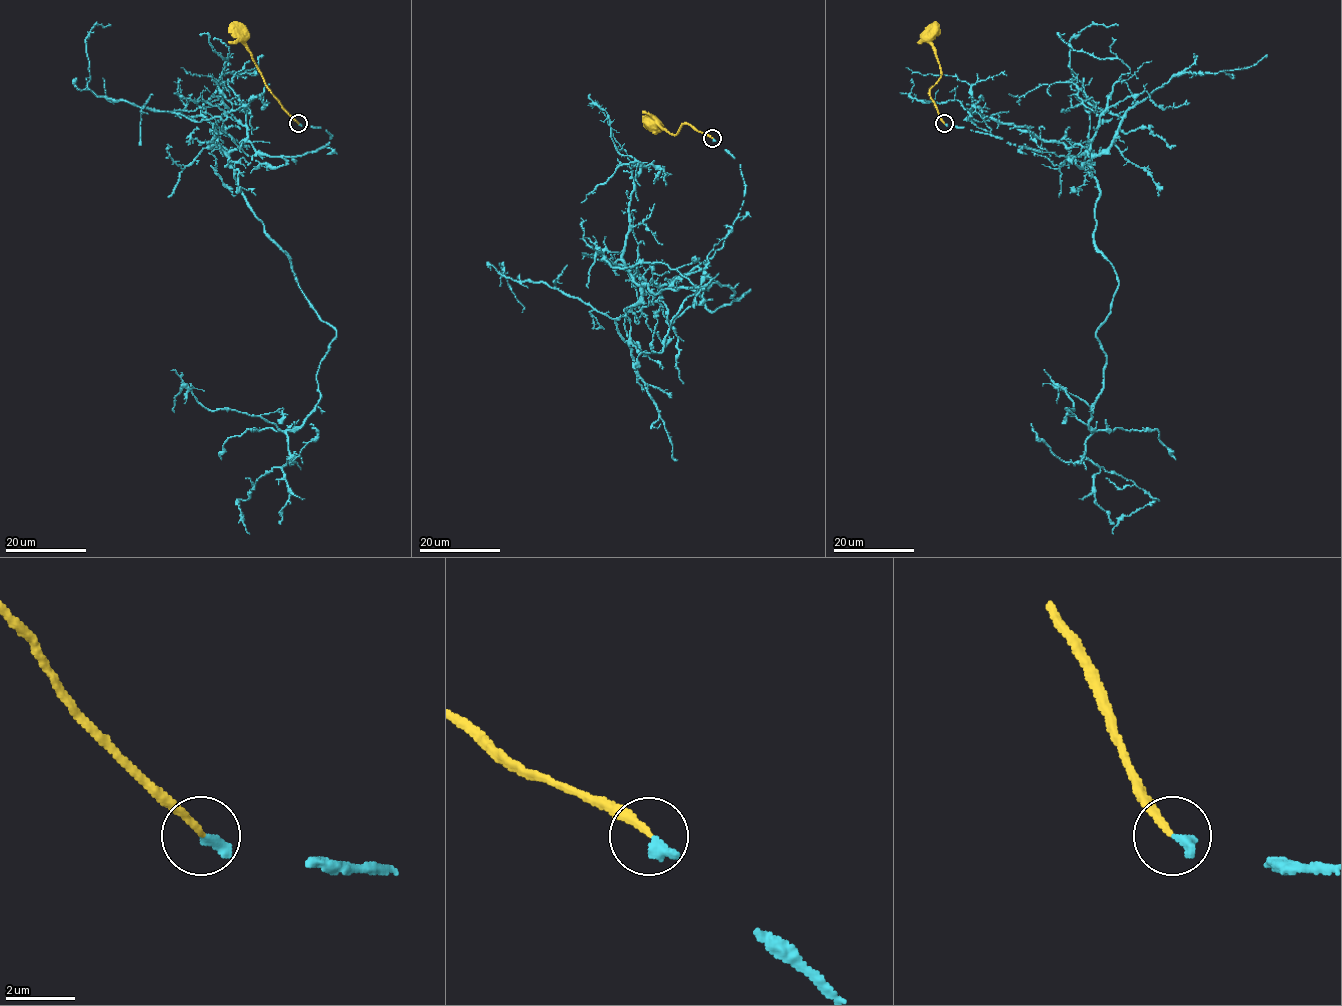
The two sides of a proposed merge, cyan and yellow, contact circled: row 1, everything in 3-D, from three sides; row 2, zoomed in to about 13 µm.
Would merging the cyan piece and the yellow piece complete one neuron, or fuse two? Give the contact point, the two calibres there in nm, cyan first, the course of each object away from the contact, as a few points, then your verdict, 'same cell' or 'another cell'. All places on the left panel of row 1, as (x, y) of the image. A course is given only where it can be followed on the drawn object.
(298, 123) | 320/200 nm | cyan via (298, 124), (330, 143), (228, 153), (336, 331), (284, 464), (237, 501), (249, 534) | yellow via (298, 124), (264, 84), (245, 36), (239, 31) | same cell

